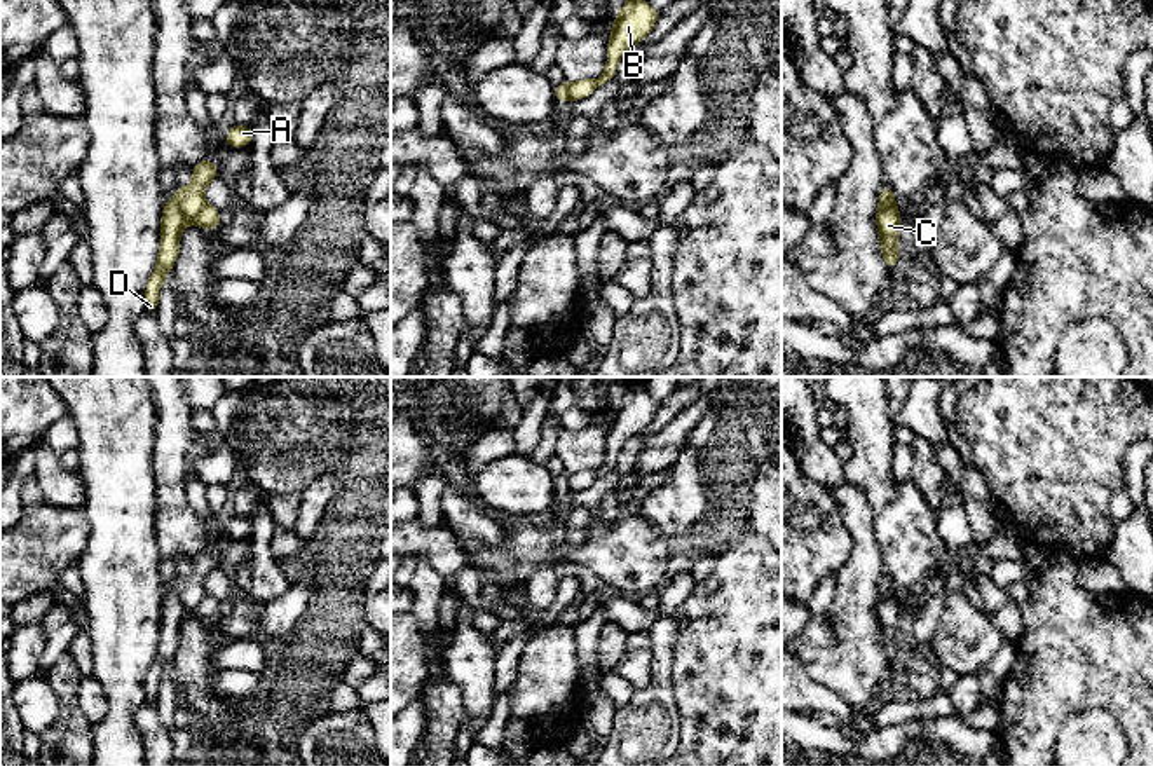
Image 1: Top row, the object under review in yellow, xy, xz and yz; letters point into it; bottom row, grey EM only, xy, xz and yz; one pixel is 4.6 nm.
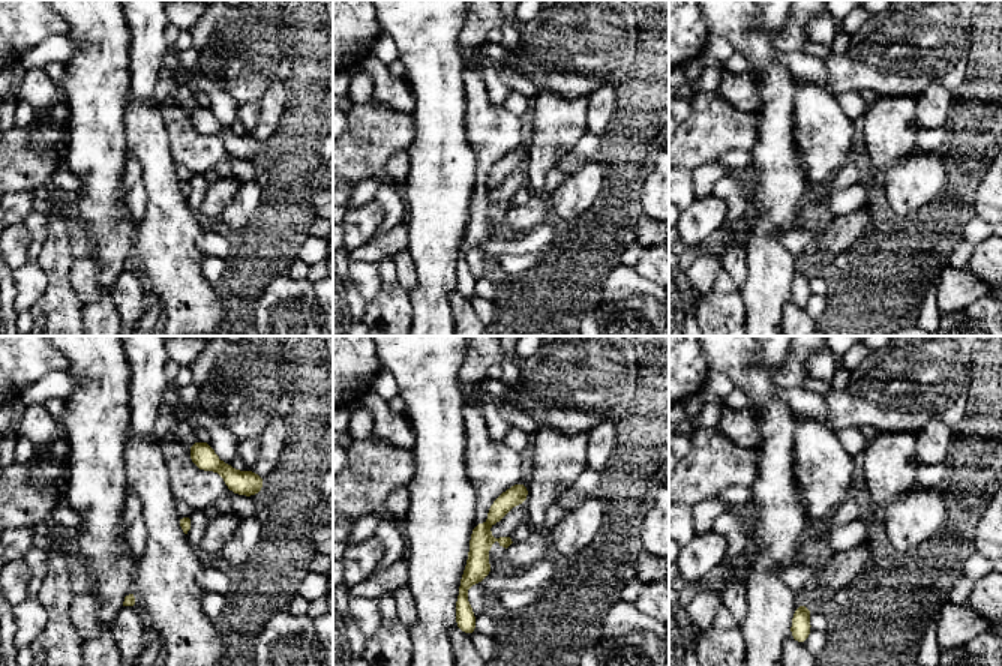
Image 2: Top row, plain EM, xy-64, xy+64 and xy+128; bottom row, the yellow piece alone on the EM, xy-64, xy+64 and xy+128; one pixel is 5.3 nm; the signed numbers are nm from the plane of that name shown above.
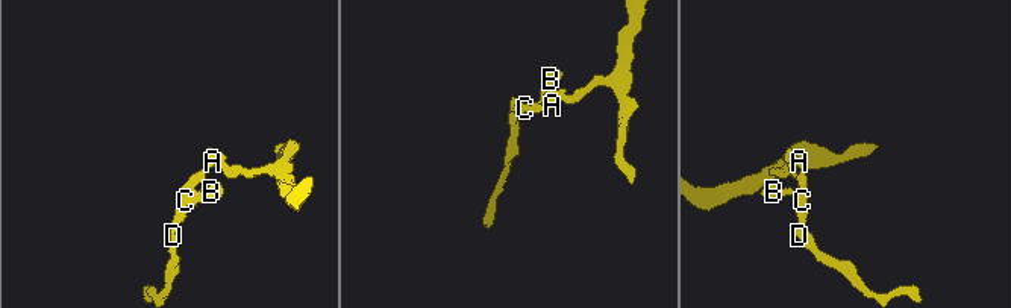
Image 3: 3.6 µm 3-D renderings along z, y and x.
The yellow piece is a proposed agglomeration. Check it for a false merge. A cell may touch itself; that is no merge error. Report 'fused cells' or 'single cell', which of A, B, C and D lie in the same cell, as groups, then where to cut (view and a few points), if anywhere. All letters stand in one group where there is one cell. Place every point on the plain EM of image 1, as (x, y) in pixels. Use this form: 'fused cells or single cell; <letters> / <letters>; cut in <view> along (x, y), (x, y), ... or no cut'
fused cells; A / B C D; cut in xy along (173, 588), (187, 609)

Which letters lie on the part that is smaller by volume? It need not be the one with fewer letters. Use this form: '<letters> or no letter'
B, C, D

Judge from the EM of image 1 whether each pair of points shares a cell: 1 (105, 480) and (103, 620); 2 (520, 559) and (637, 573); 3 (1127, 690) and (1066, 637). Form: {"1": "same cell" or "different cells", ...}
{"1": "same cell", "2": "same cell", "3": "same cell"}

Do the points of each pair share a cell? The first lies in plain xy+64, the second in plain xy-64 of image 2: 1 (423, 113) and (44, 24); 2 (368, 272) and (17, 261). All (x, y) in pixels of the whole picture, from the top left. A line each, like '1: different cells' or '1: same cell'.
1: different cells
2: different cells

